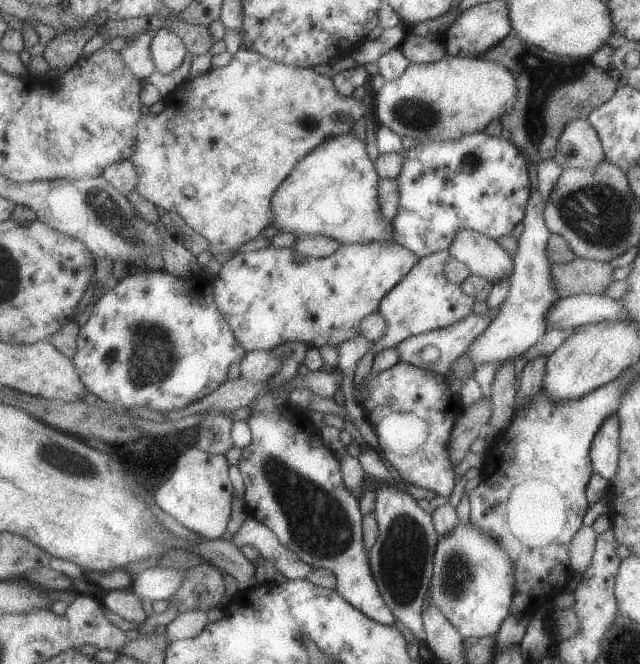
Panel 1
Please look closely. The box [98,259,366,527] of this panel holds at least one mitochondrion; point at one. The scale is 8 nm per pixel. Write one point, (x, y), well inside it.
(154, 357)

